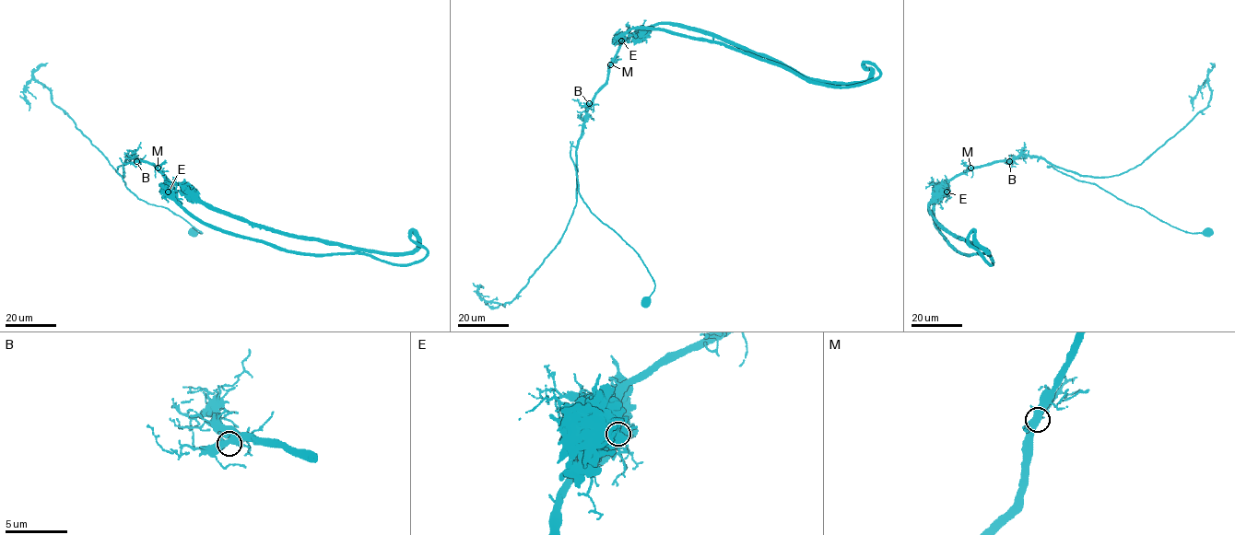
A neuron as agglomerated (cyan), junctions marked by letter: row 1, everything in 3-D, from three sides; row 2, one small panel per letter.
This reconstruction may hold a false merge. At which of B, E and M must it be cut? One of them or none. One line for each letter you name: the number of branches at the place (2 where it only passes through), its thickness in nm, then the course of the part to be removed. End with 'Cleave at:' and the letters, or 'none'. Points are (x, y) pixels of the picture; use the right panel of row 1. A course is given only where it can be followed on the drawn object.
E: branches 5; calibre 550 nm; course (946, 191), (952, 178), (973, 168), (1021, 156), (1080, 175), (1119, 175), (1207, 106), (1206, 79), (1193, 110)
Cleave at: E

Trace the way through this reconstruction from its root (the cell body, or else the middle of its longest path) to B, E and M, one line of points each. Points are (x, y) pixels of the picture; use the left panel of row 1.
B: (194, 231), (202, 233), (167, 208), (139, 199), (126, 187), (117, 172), (118, 168), (131, 156), (136, 161)
E: (194, 231), (202, 233), (167, 208), (139, 199), (118, 168), (131, 156), (147, 161), (166, 178), (169, 191)
M: (194, 231), (202, 233), (167, 208), (139, 199), (117, 172), (118, 168), (131, 156), (158, 168)

